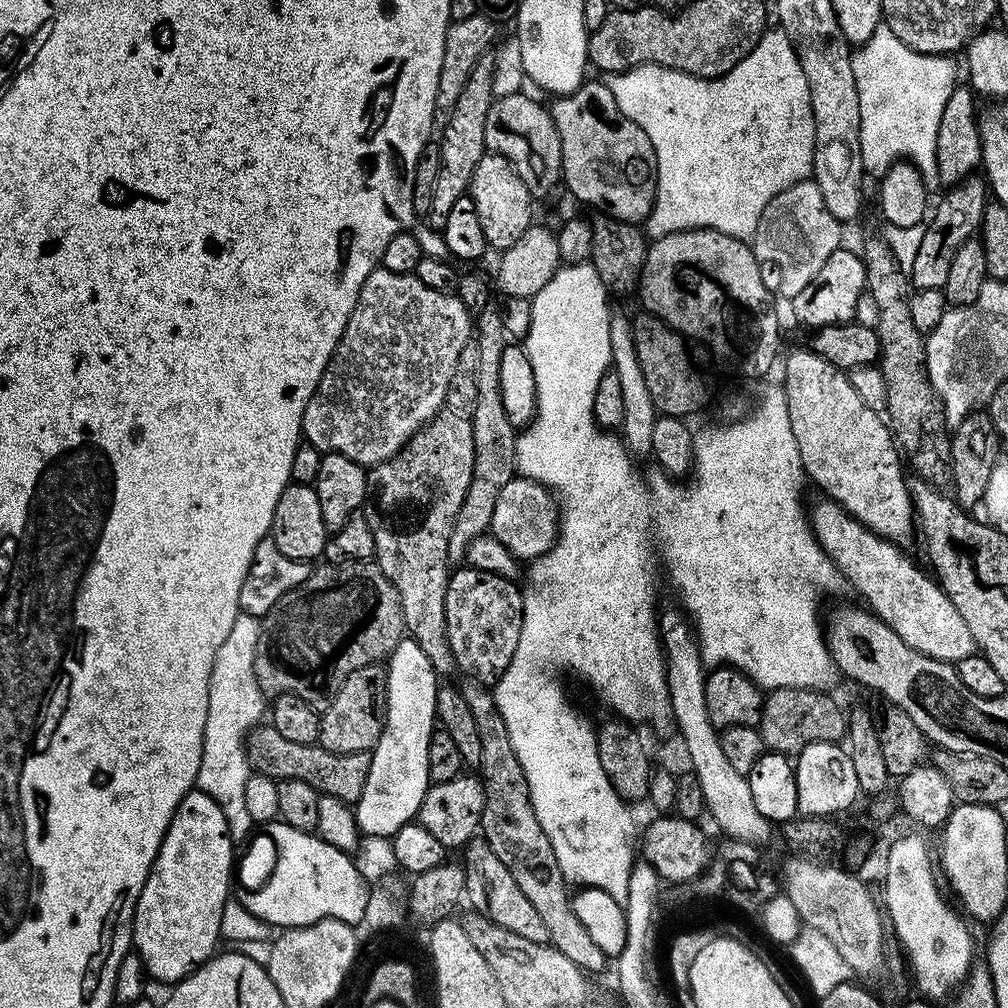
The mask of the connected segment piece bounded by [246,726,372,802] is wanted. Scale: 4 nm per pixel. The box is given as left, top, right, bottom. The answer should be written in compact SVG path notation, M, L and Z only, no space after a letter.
M270 726L252 729L247 741L248 763L259 775L271 776L273 780L297 780L314 786L314 790L326 796L333 796L345 802L355 802L363 792L371 766L371 752L354 754L334 754L320 743L303 744L282 738L278 730Z

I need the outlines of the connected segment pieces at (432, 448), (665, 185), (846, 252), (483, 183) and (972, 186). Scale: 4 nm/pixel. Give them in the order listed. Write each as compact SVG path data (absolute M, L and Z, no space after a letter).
M442 410L423 424L389 460L368 472L368 498L362 509L374 534L375 563L398 590L404 626L440 678L457 671L446 634L446 590L450 575L450 530L474 470L472 421Z
M779 26L769 27L765 30L758 46L754 46L754 50L750 50L750 54L746 54L746 58L742 58L742 62L738 62L738 66L734 66L734 70L716 77L715 80L703 80L697 76L657 64L640 64L636 68L628 69L627 72L611 73L607 77L606 83L610 94L614 94L614 102L618 102L618 110L622 114L626 114L626 118L630 118L630 122L638 122L638 126L642 126L642 130L646 130L646 138L650 138L650 142L654 146L656 201L646 221L646 232L649 237L665 236L671 232L685 232L687 228L713 228L739 240L751 241L752 235L758 230L762 210L766 210L770 201L778 194L782 194L782 190L812 176L812 159L816 145L812 95L810 86L806 86L806 74L802 74L802 66L796 48L784 29Z
M841 246L826 258L826 266L814 274L810 286L802 289L790 302L790 308L800 324L809 330L817 330L831 324L851 324L857 319L858 298L866 292L866 270L864 257L859 251L851 252L847 246Z
M486 154L474 170L470 195L474 210L478 210L478 223L482 225L482 234L486 234L489 249L503 250L514 246L522 234L534 222L532 204L534 197L526 190L526 182L518 178L518 170L506 158L495 154Z
M976 174L968 175L944 193L946 194L941 198L940 205L937 208L935 205L927 217L922 242L918 245L918 255L914 257L910 284L916 290L944 289L954 254L958 252L963 243L977 235L982 222L982 210L990 199L989 185Z

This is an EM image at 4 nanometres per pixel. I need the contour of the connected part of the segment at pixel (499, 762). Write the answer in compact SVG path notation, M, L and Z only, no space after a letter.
M465 679L463 683L458 689L474 716L482 742L478 767L484 785L484 809L480 819L482 839L488 843L490 850L494 850L494 854L498 854L498 858L506 865L506 870L514 874L514 882L518 882L522 894L530 898L534 910L538 910L542 923L546 926L548 943L566 954L566 958L583 968L585 973L600 972L606 963L605 954L590 938L589 931L572 909L570 885L564 879L562 866L558 866L558 858L554 858L554 846L550 846L550 838L546 838L546 830L542 830L538 814L534 814L530 786L526 782L522 762L518 762L518 754L514 754L510 730L506 730L506 722L496 708L495 695L476 680Z

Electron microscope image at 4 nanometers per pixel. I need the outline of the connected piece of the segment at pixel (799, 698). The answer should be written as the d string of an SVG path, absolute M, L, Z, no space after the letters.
M815 688L771 689L764 697L758 725L765 749L769 753L799 754L814 742L839 741L846 732L846 716L830 697L824 695L828 694Z

